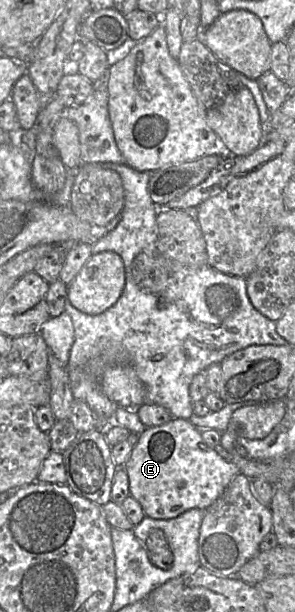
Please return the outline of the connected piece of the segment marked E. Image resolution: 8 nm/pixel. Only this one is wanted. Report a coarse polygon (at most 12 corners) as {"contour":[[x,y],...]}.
{"contour":[[188,419],[145,428],[123,468],[146,517],[205,510],[240,473]]}

